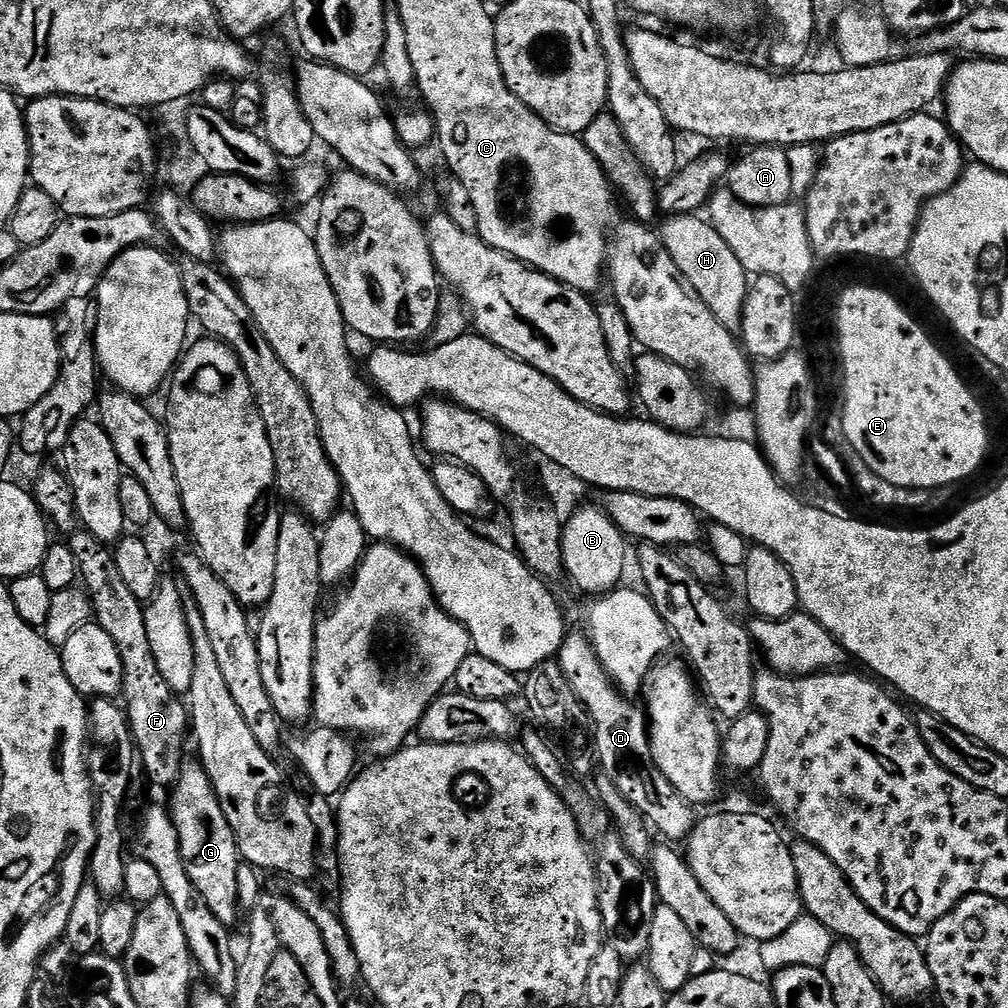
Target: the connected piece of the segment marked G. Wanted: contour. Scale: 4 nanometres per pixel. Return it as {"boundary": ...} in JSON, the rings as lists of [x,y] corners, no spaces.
{"boundary":[[[199,762],[181,764],[180,777],[171,792],[170,811],[178,830],[180,853],[186,866],[186,874],[190,874],[190,882],[194,882],[198,894],[202,894],[206,901],[206,906],[210,906],[214,918],[218,918],[218,922],[223,924],[235,925],[235,920],[242,915],[238,902],[238,866],[242,861],[234,830],[230,830],[226,814],[222,814],[222,806],[214,794],[206,770]]]}

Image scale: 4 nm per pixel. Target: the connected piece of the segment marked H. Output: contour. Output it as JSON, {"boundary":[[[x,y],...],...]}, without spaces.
{"boundary":[[[696,214],[686,216],[669,216],[658,228],[658,235],[663,240],[674,266],[684,275],[684,280],[694,286],[694,294],[710,306],[710,314],[726,326],[726,330],[739,333],[742,326],[742,310],[748,297],[750,274],[738,262],[738,254],[726,246],[726,238],[707,219],[699,220]]]}

